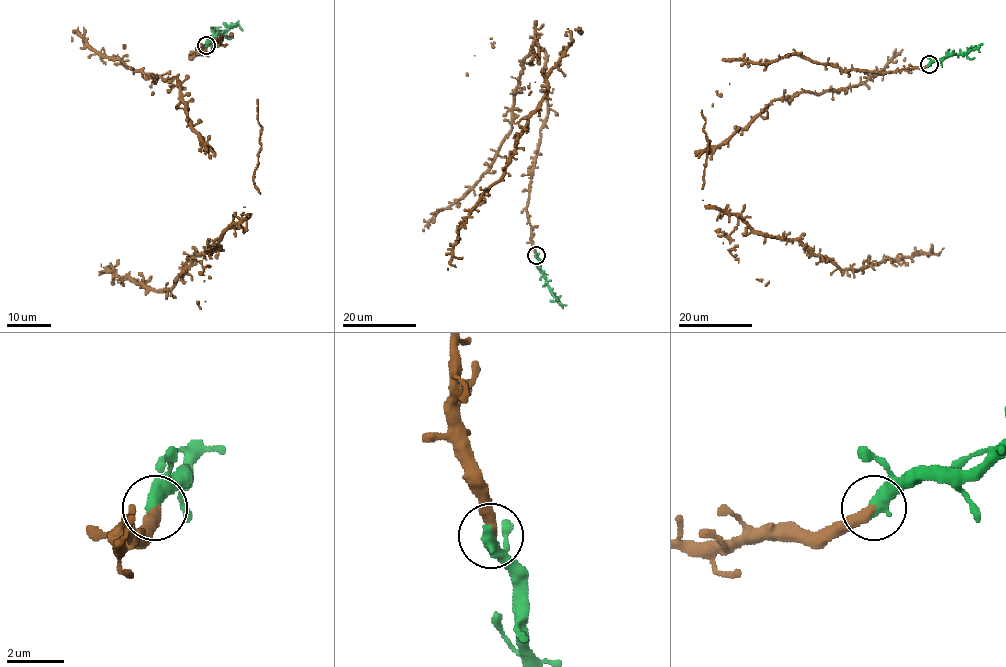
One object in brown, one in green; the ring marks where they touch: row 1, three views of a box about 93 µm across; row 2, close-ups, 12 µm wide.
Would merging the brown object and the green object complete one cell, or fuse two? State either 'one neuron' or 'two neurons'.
one neuron

